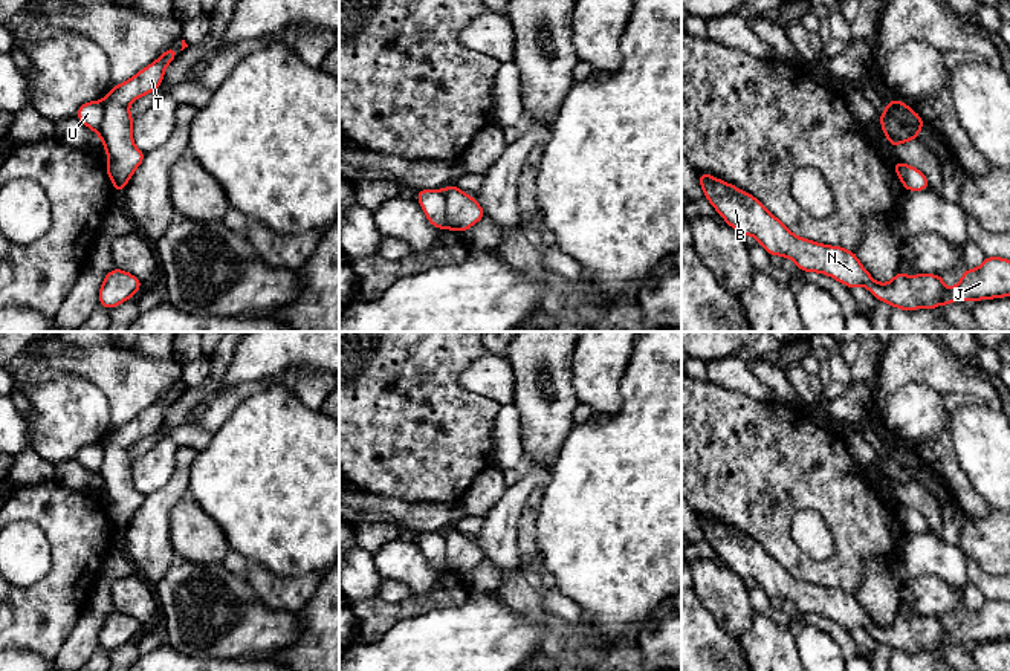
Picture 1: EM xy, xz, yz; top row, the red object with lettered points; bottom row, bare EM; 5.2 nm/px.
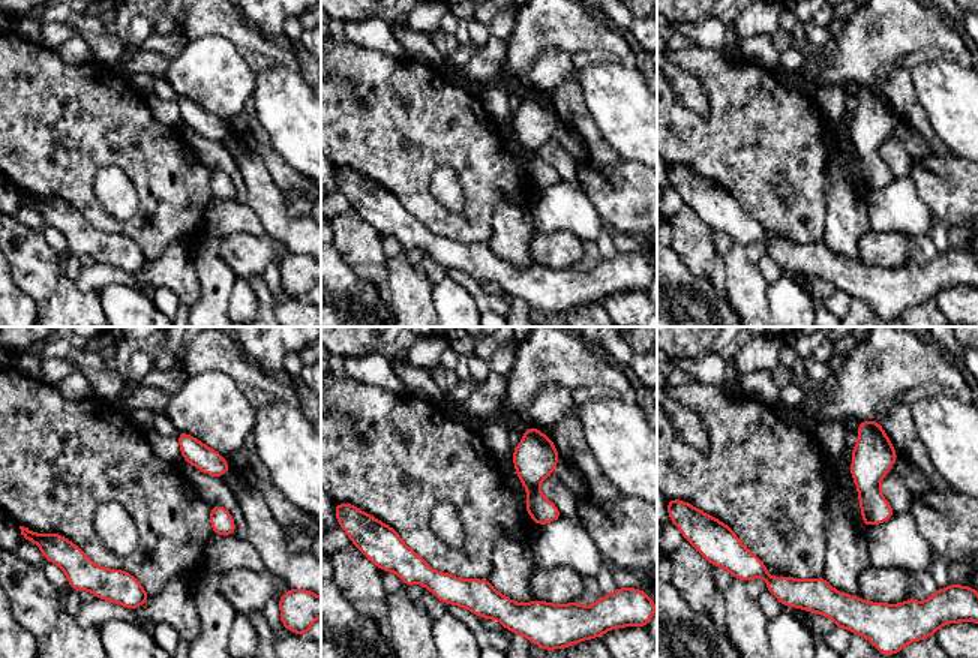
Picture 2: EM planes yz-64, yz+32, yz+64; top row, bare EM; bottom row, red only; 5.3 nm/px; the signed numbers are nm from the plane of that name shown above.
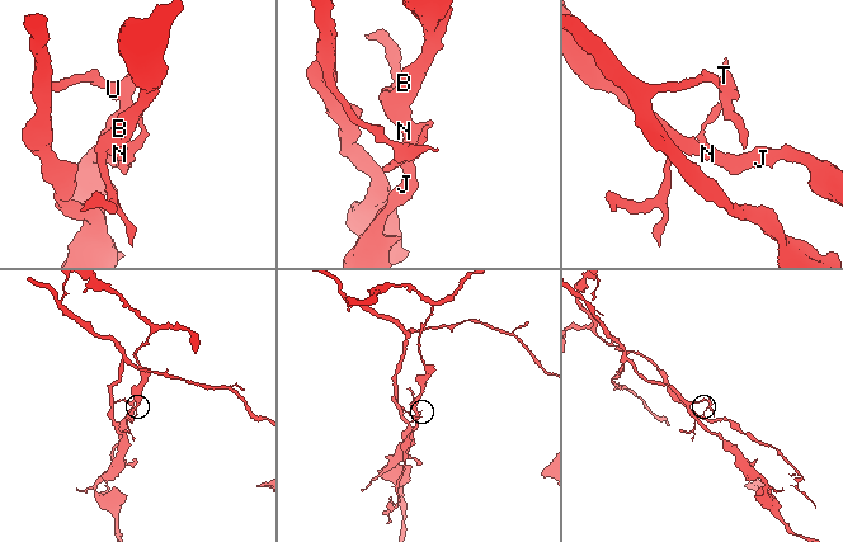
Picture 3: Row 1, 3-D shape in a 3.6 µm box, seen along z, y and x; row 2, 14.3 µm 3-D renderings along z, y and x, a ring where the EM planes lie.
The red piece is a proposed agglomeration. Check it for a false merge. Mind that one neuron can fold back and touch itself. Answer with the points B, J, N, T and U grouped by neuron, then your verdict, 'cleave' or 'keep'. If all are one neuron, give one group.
B J N T / U | cleave

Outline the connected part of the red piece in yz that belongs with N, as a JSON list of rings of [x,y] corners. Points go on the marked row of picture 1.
[[[698,173],[698,180],[704,197],[726,223],[743,235],[753,235],[770,257],[791,258],[802,272],[821,272],[848,289],[865,286],[877,301],[885,301],[891,307],[926,307],[932,312],[938,304],[949,307],[955,300],[973,303],[1010,297],[1007,258],[986,257],[978,269],[966,269],[952,289],[944,286],[941,275],[918,272],[908,277],[902,271],[889,283],[877,283],[860,264],[856,252],[796,237],[756,197],[709,173]]]

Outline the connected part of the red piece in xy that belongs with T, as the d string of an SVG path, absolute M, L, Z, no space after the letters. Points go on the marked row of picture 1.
M168 47L156 61L139 70L119 86L113 86L104 98L104 119L98 136L110 162L105 171L112 179L115 193L121 193L136 168L144 162L145 153L133 144L133 118L128 105L141 96L159 90L167 66L177 57L177 49Z

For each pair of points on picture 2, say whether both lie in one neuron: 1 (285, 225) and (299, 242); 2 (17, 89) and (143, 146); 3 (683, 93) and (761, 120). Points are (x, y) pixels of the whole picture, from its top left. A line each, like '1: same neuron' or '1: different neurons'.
1: same neuron
2: same neuron
3: different neurons

